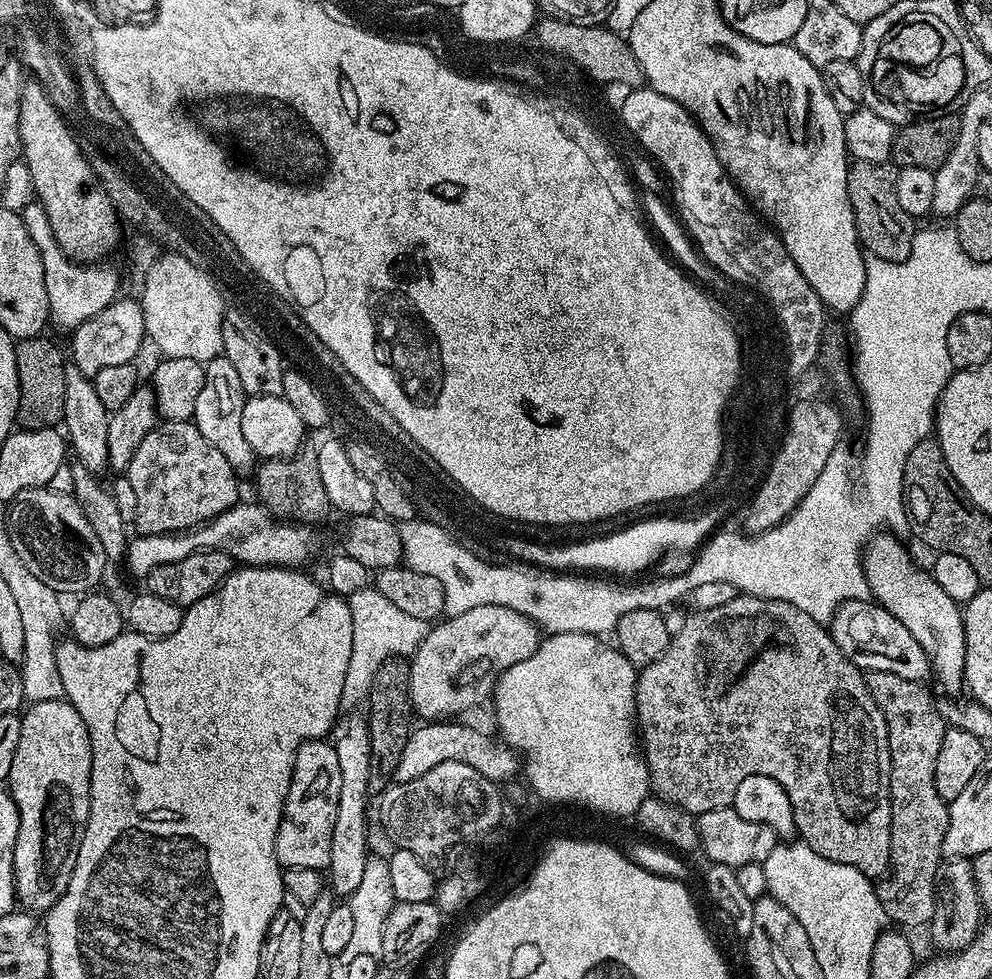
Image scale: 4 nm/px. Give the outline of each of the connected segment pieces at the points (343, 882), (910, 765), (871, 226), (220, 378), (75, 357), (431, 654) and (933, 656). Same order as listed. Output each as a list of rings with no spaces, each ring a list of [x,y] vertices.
[[[341,719],[334,728],[334,747],[338,754],[338,767],[342,770],[342,791],[338,794],[338,814],[334,814],[334,838],[330,842],[330,866],[326,870],[330,888],[337,892],[337,897],[351,898],[354,890],[358,890],[362,882],[362,874],[366,871],[366,862],[370,855],[368,849],[368,803],[370,797],[367,792],[367,779],[370,778],[370,738],[368,726],[363,719]]]
[[[868,672],[868,689],[874,702],[886,718],[888,745],[890,746],[890,798],[892,799],[892,866],[887,876],[879,881],[876,893],[882,902],[882,910],[893,925],[901,929],[931,925],[936,909],[936,878],[940,875],[944,856],[944,839],[948,825],[949,801],[938,794],[934,786],[934,766],[938,763],[938,750],[942,750],[942,738],[946,727],[940,716],[937,697],[932,697],[918,680],[898,678],[889,672]]]
[[[855,161],[848,169],[848,193],[850,206],[854,210],[856,229],[861,245],[870,256],[886,262],[902,262],[910,258],[910,246],[918,231],[917,221],[898,202],[896,189],[897,169],[891,163]]]
[[[223,354],[204,364],[202,390],[198,393],[198,402],[194,405],[191,421],[202,432],[202,437],[226,456],[227,462],[230,462],[230,466],[237,474],[248,471],[251,473],[258,460],[256,452],[250,450],[250,442],[246,442],[242,434],[242,406],[245,399],[238,373]]]
[[[117,298],[110,306],[106,306],[106,310],[82,322],[82,326],[75,328],[71,336],[70,360],[78,366],[78,370],[82,370],[84,376],[94,377],[98,370],[106,370],[106,366],[132,364],[140,352],[140,343],[145,343],[146,340],[141,305],[135,299],[132,301]]]
[[[474,606],[466,614],[448,616],[433,623],[426,638],[410,656],[409,698],[411,711],[424,722],[444,722],[456,718],[459,712],[468,712],[487,701],[496,691],[496,682],[510,666],[530,658],[538,650],[542,629],[530,618],[506,606]]]
[[[873,535],[863,549],[864,573],[871,599],[894,614],[894,618],[898,618],[898,622],[902,622],[902,626],[906,626],[906,630],[914,634],[918,646],[926,650],[928,661],[932,663],[934,680],[948,691],[945,693],[956,694],[966,684],[966,634],[961,605],[956,604],[954,598],[949,598],[942,586],[938,586],[931,571],[924,569],[923,572],[912,561],[911,554],[892,536],[895,535]]]

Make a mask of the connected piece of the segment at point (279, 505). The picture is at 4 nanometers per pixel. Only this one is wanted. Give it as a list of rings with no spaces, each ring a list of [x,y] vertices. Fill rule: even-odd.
[[[301,447],[295,456],[279,456],[276,460],[264,460],[255,469],[254,477],[256,476],[256,484],[260,487],[259,503],[281,520],[316,522],[312,520],[326,519],[332,508],[330,498],[326,498],[326,490],[322,486],[316,448],[308,447]]]

